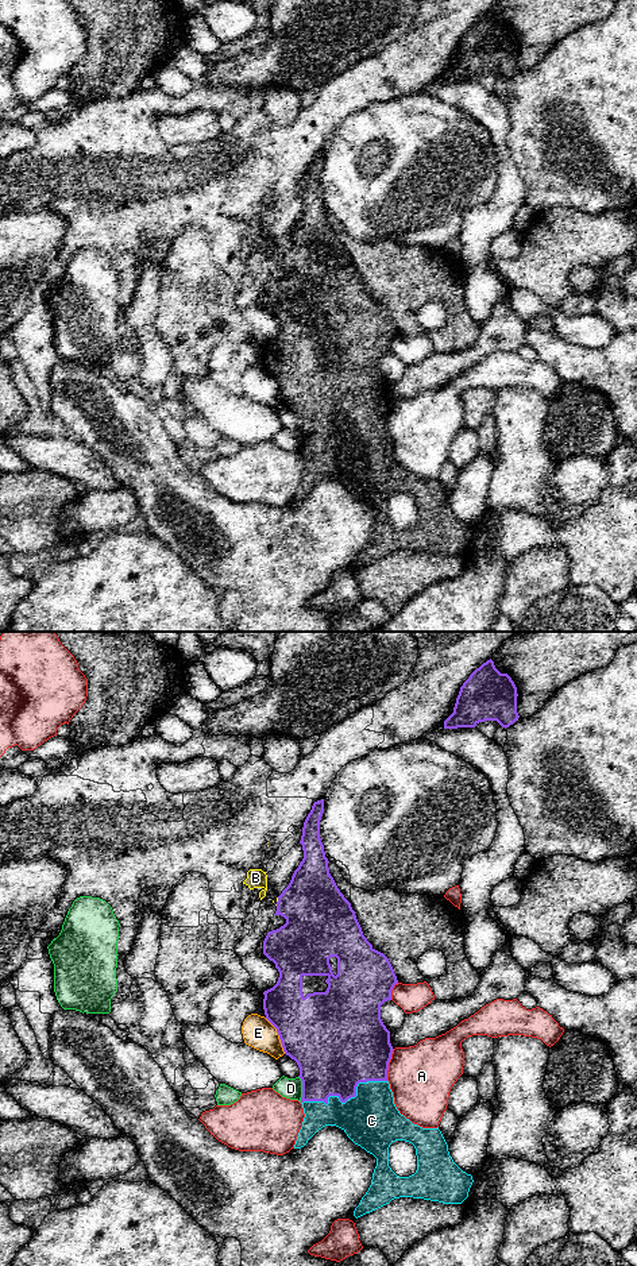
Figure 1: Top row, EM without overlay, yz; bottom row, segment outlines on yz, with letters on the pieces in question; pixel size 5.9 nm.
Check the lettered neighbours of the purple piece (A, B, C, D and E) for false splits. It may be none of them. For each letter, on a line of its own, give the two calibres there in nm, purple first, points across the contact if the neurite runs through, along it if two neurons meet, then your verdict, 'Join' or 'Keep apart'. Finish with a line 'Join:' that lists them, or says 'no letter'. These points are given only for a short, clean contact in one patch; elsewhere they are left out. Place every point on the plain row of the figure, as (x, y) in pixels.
A: Thickness 460 nm (purple) against 380 nm. Keep apart
B: Thickness 380 nm (purple) against 20 nm. Boundary: yz (278, 250), (277, 254). Keep apart
C: Thickness 400 nm (purple) against 340 nm. Join
D: Thickness 420 nm (purple) against 130 nm. Keep apart
E: Thickness 460 nm (purple) against 190 nm. Keep apart
Join: C

